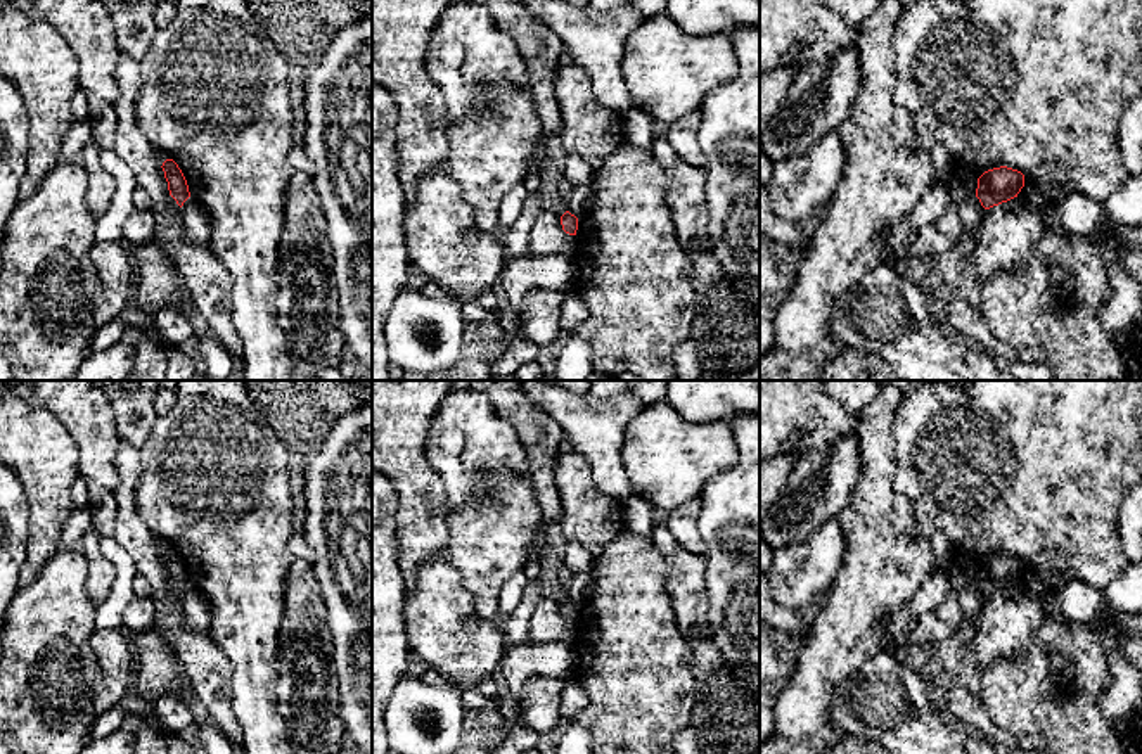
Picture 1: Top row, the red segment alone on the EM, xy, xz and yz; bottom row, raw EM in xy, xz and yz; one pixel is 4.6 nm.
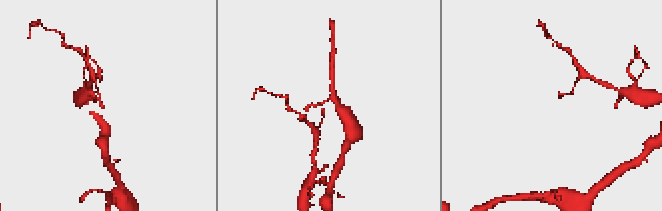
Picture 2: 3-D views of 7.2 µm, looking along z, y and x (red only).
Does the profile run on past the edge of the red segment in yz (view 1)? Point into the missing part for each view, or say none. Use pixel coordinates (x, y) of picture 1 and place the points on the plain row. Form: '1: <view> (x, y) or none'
1: none

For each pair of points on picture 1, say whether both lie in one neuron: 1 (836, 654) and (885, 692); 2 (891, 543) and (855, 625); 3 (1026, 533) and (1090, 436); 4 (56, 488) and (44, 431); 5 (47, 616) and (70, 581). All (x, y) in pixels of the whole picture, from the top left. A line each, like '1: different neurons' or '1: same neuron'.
1: different neurons
2: same neuron
3: same neuron
4: same neuron
5: same neuron

